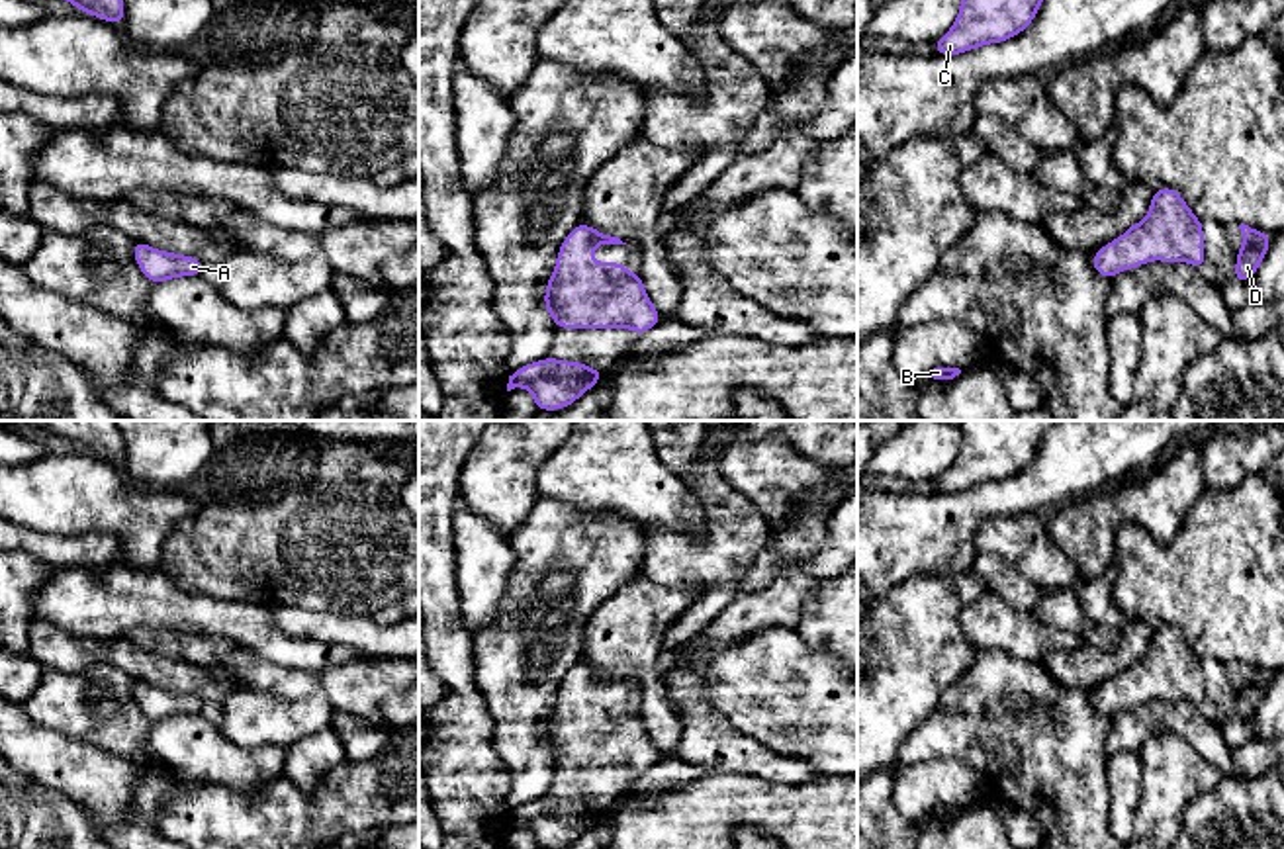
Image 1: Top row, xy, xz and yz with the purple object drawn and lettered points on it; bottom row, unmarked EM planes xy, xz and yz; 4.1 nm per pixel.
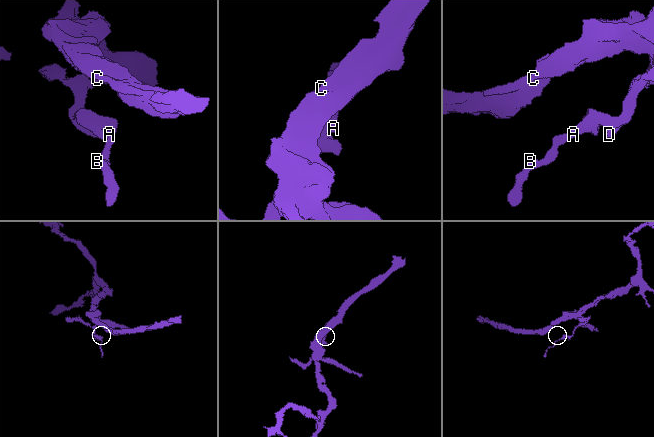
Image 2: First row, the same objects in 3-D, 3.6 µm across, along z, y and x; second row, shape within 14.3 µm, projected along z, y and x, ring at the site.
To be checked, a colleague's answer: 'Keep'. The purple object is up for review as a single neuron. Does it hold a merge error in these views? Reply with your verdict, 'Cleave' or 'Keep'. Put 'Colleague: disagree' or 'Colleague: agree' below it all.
Keep
Colleague: agree

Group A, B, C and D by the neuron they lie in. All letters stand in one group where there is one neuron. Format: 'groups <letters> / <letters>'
groups A B C D

